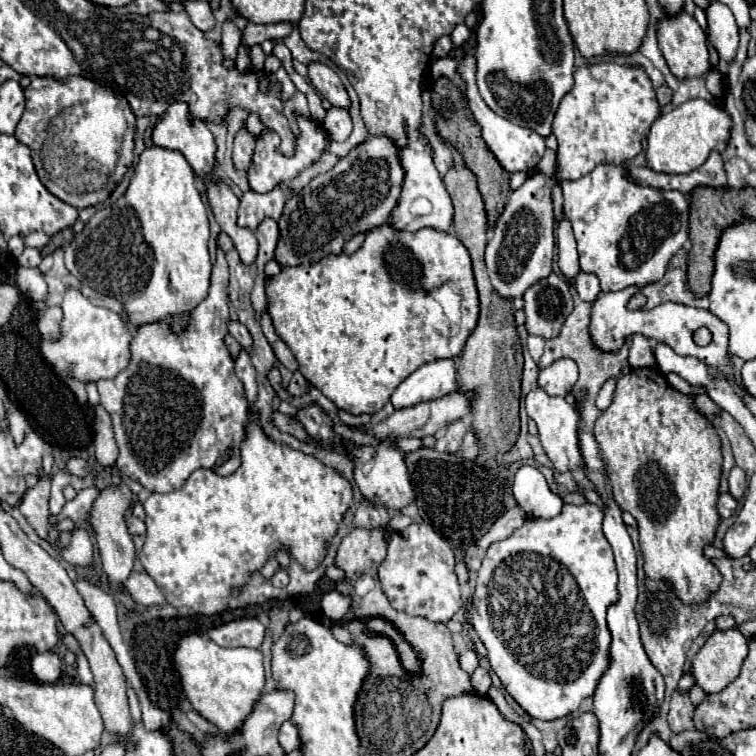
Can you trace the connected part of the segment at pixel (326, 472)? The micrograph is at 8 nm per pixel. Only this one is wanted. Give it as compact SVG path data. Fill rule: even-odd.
M251 410L251 416L253 416L253 422L245 426L245 438L243 438L241 444L239 444L241 466L239 466L231 476L221 476L221 474L217 474L215 470L197 470L197 472L191 474L189 482L187 482L181 490L175 490L175 492L169 492L169 494L153 492L153 494L145 500L145 504L143 504L143 506L145 506L145 512L147 512L147 516L145 516L147 536L145 536L145 544L143 544L141 552L139 552L139 560L141 560L141 564L143 564L143 570L157 582L157 586L161 588L163 596L167 598L167 602L169 602L171 606L175 606L175 608L187 608L189 612L201 614L201 616L213 616L213 614L223 612L223 610L227 608L227 602L235 596L233 590L235 590L235 588L243 588L243 586L251 580L251 576L253 576L255 572L259 572L259 570L265 566L265 562L267 562L269 558L273 558L279 550L285 550L285 552L287 552L293 560L297 560L305 570L309 570L309 572L311 572L311 570L317 570L317 566L321 564L321 560L323 560L325 554L327 554L327 544L331 544L333 536L335 536L337 530L339 530L339 524L341 524L343 516L347 514L347 510L349 510L351 504L353 504L353 486L351 486L351 482L349 482L341 472L337 472L335 468L331 468L331 466L327 466L327 464L323 464L319 458L315 458L315 456L311 456L311 454L303 454L303 452L299 452L299 450L295 450L295 448L291 448L291 446L287 446L287 444L279 444L279 442L271 440L271 438L263 432L263 428L261 428L261 424L259 424L259 414L257 414L255 410Z

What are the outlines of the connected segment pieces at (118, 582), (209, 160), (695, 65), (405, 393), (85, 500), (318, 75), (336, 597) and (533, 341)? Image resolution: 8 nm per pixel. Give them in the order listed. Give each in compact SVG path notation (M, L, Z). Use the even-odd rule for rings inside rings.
M125 484L105 488L99 494L99 498L93 502L93 510L91 510L91 526L95 528L95 534L97 534L97 546L101 552L103 570L109 576L109 584L119 592L123 592L123 584L133 572L133 562L135 562L135 546L123 518L125 510L131 506L131 496L133 494Z
M175 102L161 116L161 122L157 122L155 130L153 130L153 142L159 148L179 150L187 158L187 162L191 164L191 168L193 168L193 172L195 172L195 176L199 180L205 180L211 174L213 166L215 166L215 152L217 152L215 138L213 138L213 134L207 130L207 126L203 122L193 122L193 124L187 122L187 106L183 102Z
M681 12L673 18L663 18L663 22L659 22L657 28L657 38L659 38L659 50L671 70L671 74L679 80L683 78L701 78L707 74L709 70L709 50L707 50L707 38L705 32L701 30L701 26L697 24L697 20L693 16L689 16L687 12Z
M437 360L415 370L391 396L395 410L443 398L457 390L455 360Z
M93 486L81 490L75 500L71 500L71 502L67 502L67 504L63 506L61 514L57 516L51 515L49 517L50 523L55 523L63 518L71 518L75 524L79 524L79 522L81 522L81 516L87 516L87 514L89 514L91 502L97 498L97 494L99 494L99 492L97 492Z
M319 62L309 64L309 78L323 98L327 98L337 108L349 110L349 106L351 106L349 94L345 90L341 78L329 66L319 64Z
M327 592L323 596L323 612L327 618L331 620L341 620L349 614L349 608L351 608L351 596L341 596L343 592Z
M533 334L527 336L527 348L529 348L531 356L533 356L537 362L539 362L539 358L541 358L541 354L543 354L543 346L545 346L545 340L543 340L541 336L533 336Z

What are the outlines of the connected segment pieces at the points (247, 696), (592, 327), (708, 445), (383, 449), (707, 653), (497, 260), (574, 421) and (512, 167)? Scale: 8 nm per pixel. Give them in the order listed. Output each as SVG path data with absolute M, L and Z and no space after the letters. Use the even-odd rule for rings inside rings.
M195 632L179 640L173 664L181 676L183 694L189 698L193 708L225 734L239 732L255 702L259 702L265 686L261 650L223 648L217 646L206 632Z
M630 286L625 290L621 290L621 292L601 292L595 298L595 302L591 304L591 312L589 312L589 336L591 336L591 344L597 350L609 352L609 354L619 352L625 340L629 340L633 334L641 334L645 338L653 338L657 342L669 344L677 354L699 358L707 366L717 368L727 378L727 382L735 382L735 368L733 368L733 362L727 354L729 326L723 320L719 320L709 310L699 310L699 308L671 304L671 302L661 304L653 310L629 310L627 302L639 290L640 288L637 286ZM699 328L709 328L711 330L713 340L711 340L709 346L697 346L693 342L693 334Z
M631 368L627 374L619 376L611 406L605 412L601 412L601 416L597 418L595 440L599 444L599 458L605 464L607 482L613 488L615 502L619 504L621 510L627 510L639 522L639 542L641 542L641 554L643 554L643 562L645 562L645 574L649 578L669 578L669 582L673 582L673 588L677 590L677 594L683 602L701 602L701 598L705 598L705 590L713 590L713 586L717 586L717 582L721 582L721 574L717 574L717 570L713 570L713 566L709 566L709 560L703 556L703 546L713 540L715 530L719 526L717 496L719 496L719 476L721 476L721 440L719 440L713 424L707 418L701 418L701 414L697 414L693 410L693 406L685 394L671 388L671 384L667 382L667 378L661 370L657 370L657 368Z
M389 438L389 442L381 442L379 446L355 446L351 444L349 454L355 456L355 482L361 488L363 496L369 498L377 498L377 502L385 502L385 506L389 506L389 510L399 510L409 506L415 500L411 482L409 482L409 474L407 474L407 466L403 462L403 452L399 452L393 446L393 438Z
M737 628L727 632L713 632L703 648L693 656L689 672L705 694L721 692L739 676L745 656L747 638Z
M531 174L525 184L509 194L505 212L493 226L493 236L485 250L485 264L495 292L505 300L515 300L525 290L547 278L553 270L555 240L553 240L553 200L551 180L545 174Z
M539 386L535 390L531 390L525 398L525 408L529 418L535 420L537 428L539 428L539 440L541 446L545 450L545 454L549 456L553 468L557 472L567 472L567 470L575 470L575 468L583 468L583 456L581 456L581 446L579 446L579 412L569 406L565 402L565 398L559 396L549 396L545 394L545 390L541 390Z
M457 68L457 74L465 82L465 98L467 98L469 110L473 112L475 122L481 126L481 138L485 140L487 148L493 152L497 162L503 166L503 170L507 170L509 174L533 170L539 164L539 160L545 152L545 140L539 134L533 134L533 130L521 128L521 126L509 122L507 118L501 118L501 116L493 114L493 110L489 106L485 106L483 98L479 96L479 90L477 90L477 84L475 84L475 72L477 72L475 68Z

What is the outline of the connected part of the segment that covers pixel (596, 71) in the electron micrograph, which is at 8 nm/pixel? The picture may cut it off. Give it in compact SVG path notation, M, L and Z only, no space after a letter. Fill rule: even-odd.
M613 62L585 64L575 72L573 88L563 96L553 120L553 134L559 142L557 180L581 178L599 164L623 164L641 152L641 142L649 134L649 126L659 118L659 104L651 80L641 68L625 68Z

